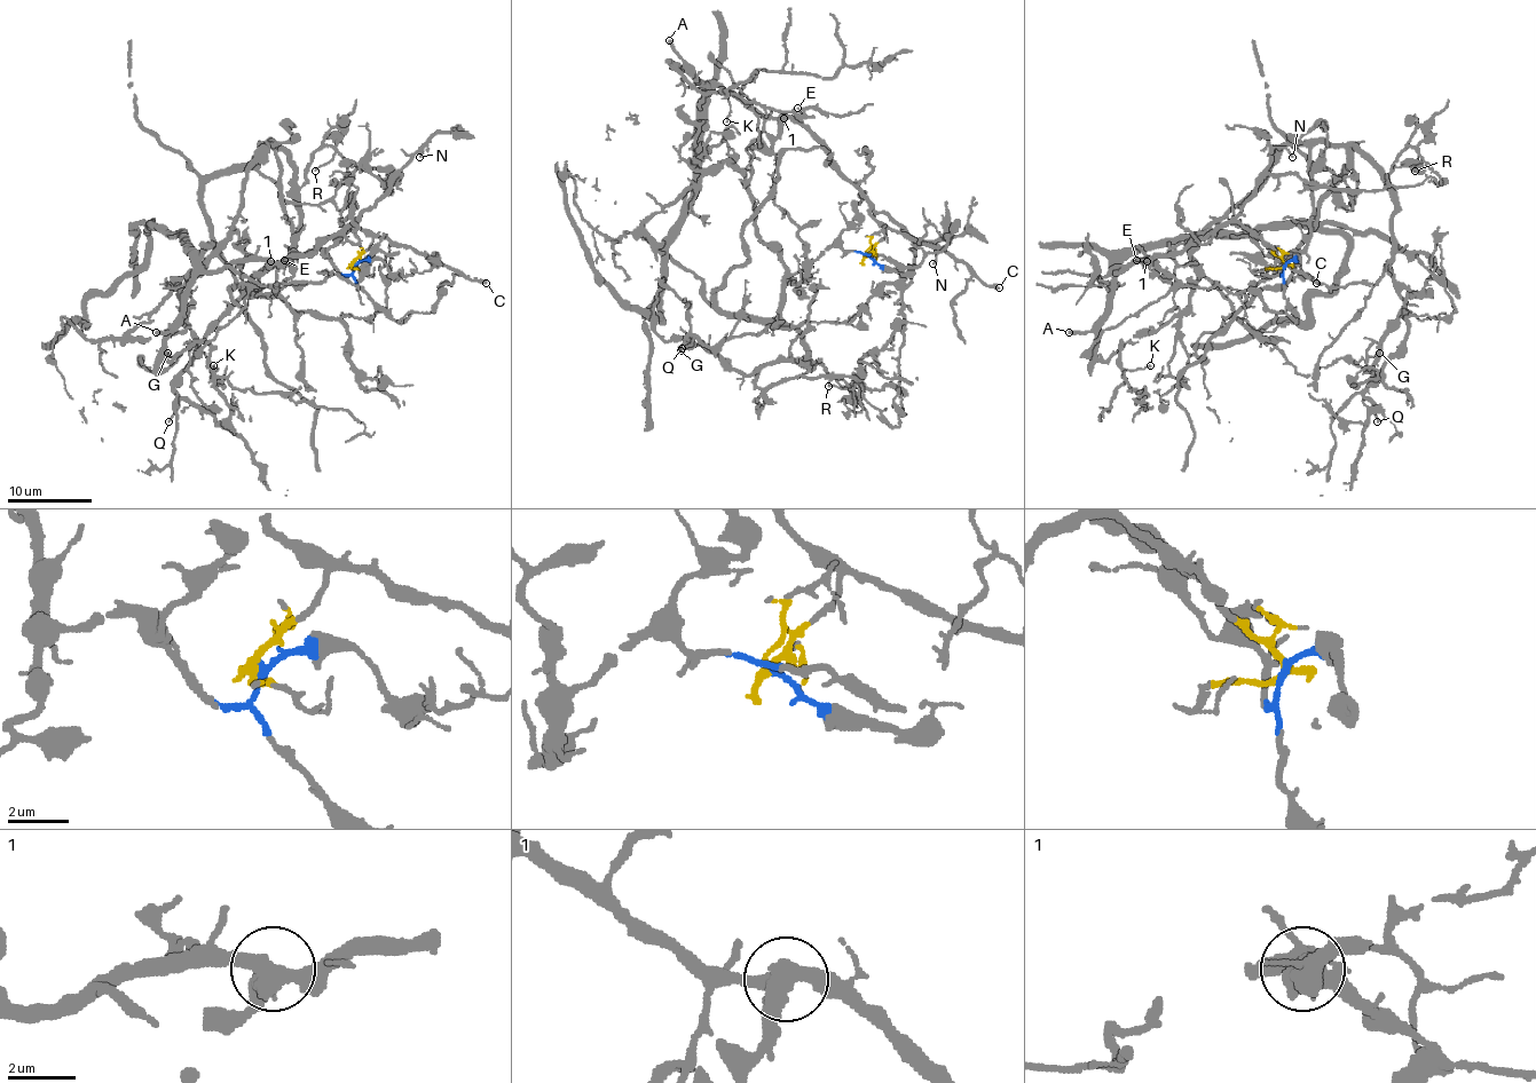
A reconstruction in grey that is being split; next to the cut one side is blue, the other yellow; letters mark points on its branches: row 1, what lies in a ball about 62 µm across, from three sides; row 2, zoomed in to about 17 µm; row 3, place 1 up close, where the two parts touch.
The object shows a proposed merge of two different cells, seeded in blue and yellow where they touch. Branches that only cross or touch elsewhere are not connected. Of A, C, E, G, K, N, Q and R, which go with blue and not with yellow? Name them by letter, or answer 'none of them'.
G, Q, R

